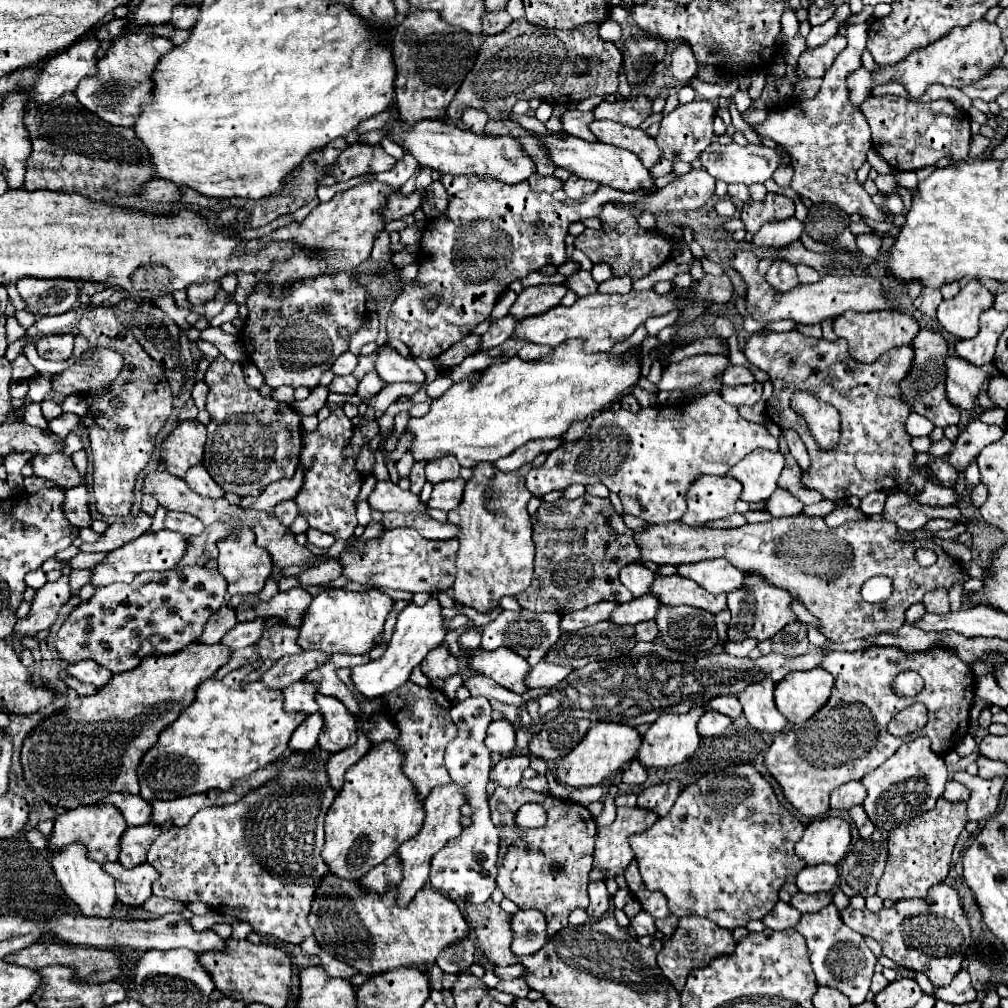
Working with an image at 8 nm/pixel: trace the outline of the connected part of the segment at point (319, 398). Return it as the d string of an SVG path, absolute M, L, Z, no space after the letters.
M315 388L315 390L311 390L311 394L305 400L293 402L291 406L299 412L299 416L311 416L311 414L317 414L325 406L327 394L329 394L327 388Z

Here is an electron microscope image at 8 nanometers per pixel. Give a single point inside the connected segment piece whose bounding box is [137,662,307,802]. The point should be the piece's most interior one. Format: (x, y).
(233, 728)

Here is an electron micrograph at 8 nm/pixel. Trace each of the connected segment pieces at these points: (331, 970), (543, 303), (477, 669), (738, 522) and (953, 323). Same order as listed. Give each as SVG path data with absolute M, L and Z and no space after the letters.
M331 960L329 964L323 964L323 968L325 968L325 972L329 974L329 976L333 976L333 978L351 978L351 976L355 976L357 974L357 970L355 968L351 968L349 964L343 964L343 962L339 962L339 960Z
M543 284L543 286L523 288L519 292L515 304L511 306L509 314L513 314L517 320L523 320L525 316L535 316L535 314L547 312L549 308L553 308L561 302L565 292L567 292L567 288L563 284L557 284L557 286Z
M481 648L471 650L467 656L467 668L475 674L489 676L511 692L521 694L527 690L523 680L529 672L529 664L509 648L497 648L493 652Z
M731 514L731 516L727 516L725 520L717 520L717 522L707 524L707 526L709 526L709 528L739 528L739 526L743 526L743 524L747 524L747 520L745 520L743 514Z
M971 280L957 296L943 300L937 308L939 324L957 338L973 338L979 332L979 314L993 306L993 294L981 284Z

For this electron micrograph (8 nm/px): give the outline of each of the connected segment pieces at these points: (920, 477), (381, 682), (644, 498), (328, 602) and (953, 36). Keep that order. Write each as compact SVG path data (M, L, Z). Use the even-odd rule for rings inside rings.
M797 330L791 332L769 332L769 334L753 334L747 342L745 348L745 358L757 366L759 370L767 372L771 382L773 382L773 396L767 400L767 416L773 424L779 428L793 428L801 440L805 442L805 448L811 456L811 468L803 474L803 484L811 490L817 490L823 494L823 498L837 502L845 500L849 496L859 496L865 498L869 492L875 490L895 490L903 488L907 482L913 482L919 490L925 484L925 468L917 474L911 466L915 458L915 450L911 448L911 436L905 432L905 420L911 414L907 404L901 404L899 392L897 392L897 382L905 378L905 374L911 368L913 360L913 348L911 346L899 346L883 354L877 362L873 364L863 364L857 362L849 356L845 340L835 340L829 342L825 338L809 338L799 334ZM797 388L813 392L819 400L833 404L841 412L841 440L833 452L821 452L809 438L809 430L805 428L805 422L799 420L799 416L789 408L789 392L795 392Z
M431 598L425 606L415 606L409 604L399 616L397 616L397 626L395 632L383 652L381 658L369 660L367 664L353 666L351 668L351 682L359 694L363 694L367 700L373 700L377 696L389 694L403 686L409 680L411 670L421 664L421 660L427 656L429 650L437 648L445 640L445 618L441 616L441 604L437 598Z
M717 392L691 398L681 406L649 406L649 408L641 408L635 414L625 410L617 410L613 414L607 412L611 410L605 410L599 416L595 416L587 432L579 440L561 444L559 448L549 452L543 466L529 470L525 484L533 496L541 498L551 490L565 490L575 482L585 486L601 482L621 498L625 514L633 514L651 524L679 522L687 510L687 502L685 502L687 490L699 476L703 474L725 476L731 466L735 466L741 458L751 454L755 448L769 448L769 450L779 448L779 442L767 432L765 426L747 422L743 416L739 416L737 408L721 400Z
M341 588L323 590L311 600L301 618L297 644L301 650L319 650L325 654L367 654L375 648L375 638L381 634L387 612L393 608L393 604L395 602L377 588L361 594L345 592Z
M979 20L977 24L969 24L966 27L953 28L953 32L947 32L941 36L941 40L935 40L933 44L927 44L925 48L913 50L907 58L899 60L893 66L879 66L875 72L869 72L867 68L857 68L849 76L853 76L855 86L861 88L873 88L873 84L889 84L889 82L899 82L905 86L907 94L911 98L921 98L927 90L929 84L943 84L943 86L953 86L953 88L963 88L965 84L973 84L977 76L989 74L989 68L1001 60L1003 52L1001 44L1001 32L997 32L997 24Z

